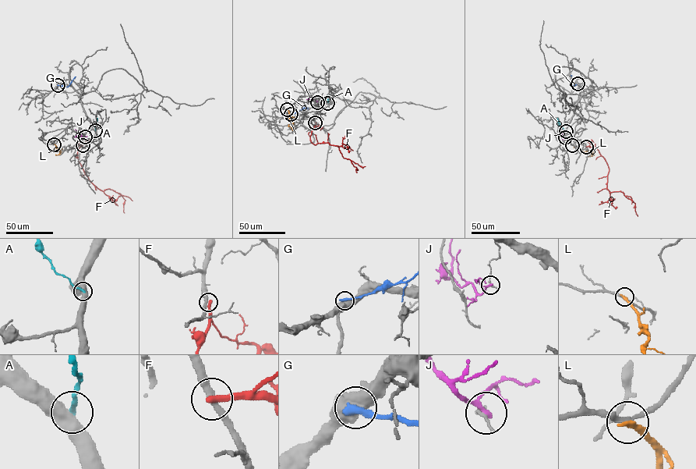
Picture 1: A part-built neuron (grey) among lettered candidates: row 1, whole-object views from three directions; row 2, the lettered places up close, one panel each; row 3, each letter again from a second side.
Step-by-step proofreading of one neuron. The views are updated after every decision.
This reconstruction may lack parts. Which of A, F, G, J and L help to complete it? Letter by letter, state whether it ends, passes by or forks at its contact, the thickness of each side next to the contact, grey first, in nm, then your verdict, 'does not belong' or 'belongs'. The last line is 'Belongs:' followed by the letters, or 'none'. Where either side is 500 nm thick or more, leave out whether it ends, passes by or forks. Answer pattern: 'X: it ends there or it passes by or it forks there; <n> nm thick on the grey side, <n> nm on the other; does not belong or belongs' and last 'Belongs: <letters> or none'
A: 550 nm thick on the grey side, 240 nm on the other; does not belong
F: it ends there; 320 nm thick on the grey side, 360 nm on the other; does not belong
G: 600 nm thick on the grey side, 360 nm on the other; does not belong
J: it passes by; 160 nm thick on the grey side, 180 nm on the other; does not belong
L: it ends there; 190 nm thick on the grey side, 300 nm on the other; does not belong
Belongs: none

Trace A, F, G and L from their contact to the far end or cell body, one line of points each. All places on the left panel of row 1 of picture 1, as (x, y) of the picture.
A: (95, 130), (97, 119)
F: (83, 145), (79, 148), (77, 156), (86, 175), (103, 190), (109, 189), (120, 193), (125, 200), (125, 212)
G: (58, 85), (68, 87), (75, 76)
L: (54, 144), (60, 153), (55, 154)

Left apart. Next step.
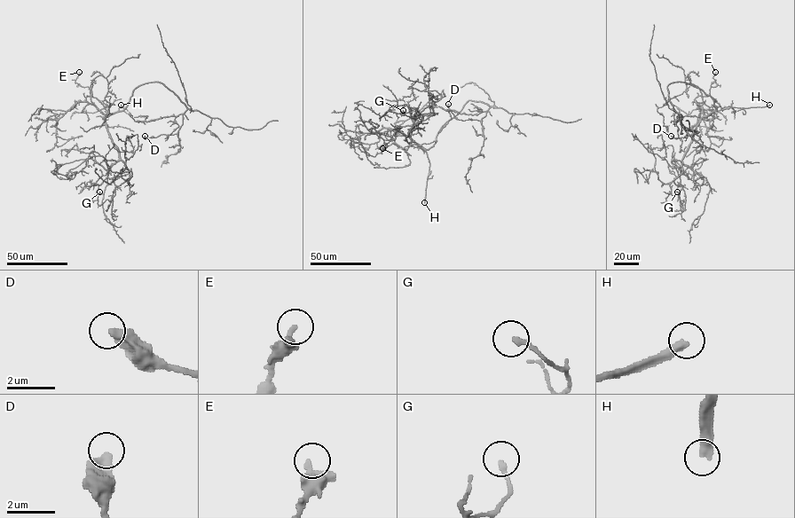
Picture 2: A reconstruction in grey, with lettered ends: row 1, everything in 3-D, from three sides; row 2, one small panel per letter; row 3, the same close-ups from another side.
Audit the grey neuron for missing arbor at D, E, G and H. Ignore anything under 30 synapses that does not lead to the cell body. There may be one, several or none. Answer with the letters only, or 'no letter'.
H

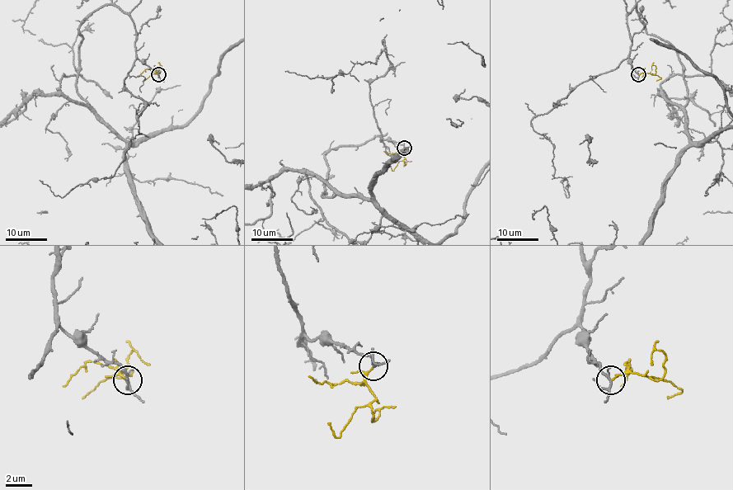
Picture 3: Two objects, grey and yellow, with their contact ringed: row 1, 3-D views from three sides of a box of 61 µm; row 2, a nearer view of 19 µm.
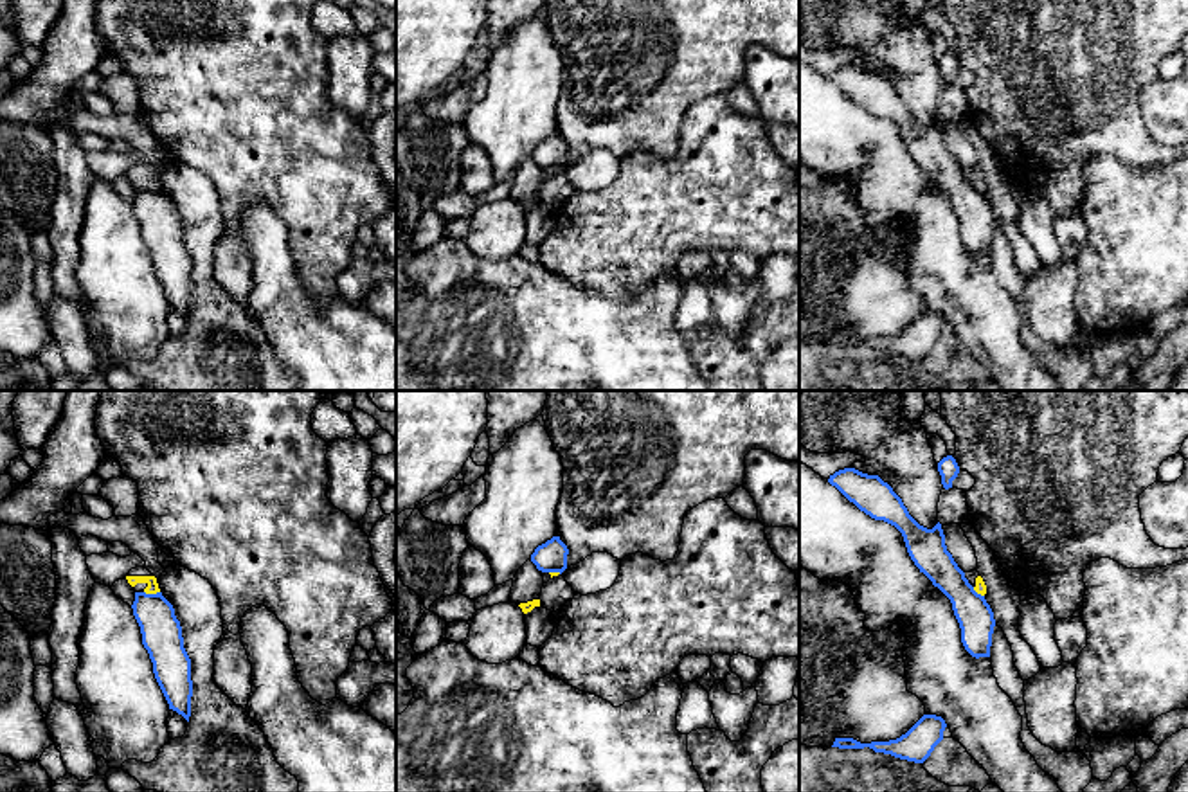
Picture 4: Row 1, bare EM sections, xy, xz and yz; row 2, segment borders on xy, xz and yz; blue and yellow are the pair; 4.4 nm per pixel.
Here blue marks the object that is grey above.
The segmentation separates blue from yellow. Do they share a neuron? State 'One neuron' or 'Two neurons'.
Two neurons

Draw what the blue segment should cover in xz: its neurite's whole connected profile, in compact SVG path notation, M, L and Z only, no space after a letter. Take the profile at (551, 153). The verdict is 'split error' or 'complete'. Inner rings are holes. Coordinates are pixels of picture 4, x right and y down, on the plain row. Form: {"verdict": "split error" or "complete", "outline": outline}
{"verdict": "complete", "outline": "M553 133L545 140L538 142L531 151L531 158L542 169L563 169L567 166L567 142L560 133Z"}

